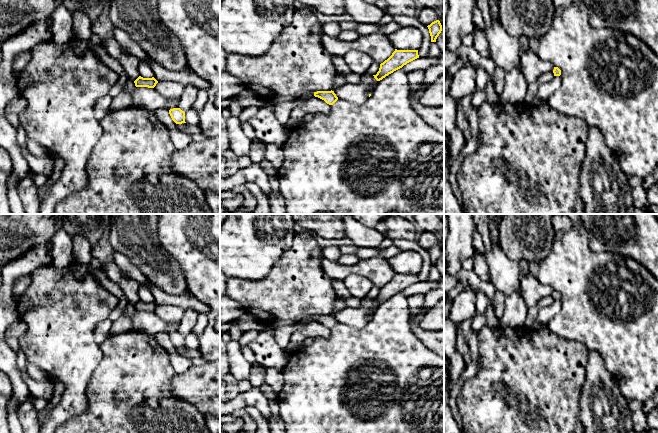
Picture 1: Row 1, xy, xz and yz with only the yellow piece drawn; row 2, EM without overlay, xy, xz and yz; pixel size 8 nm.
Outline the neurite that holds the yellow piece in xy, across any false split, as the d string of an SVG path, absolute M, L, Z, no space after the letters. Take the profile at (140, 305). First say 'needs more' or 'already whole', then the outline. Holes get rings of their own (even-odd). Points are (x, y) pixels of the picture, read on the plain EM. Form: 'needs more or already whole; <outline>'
already whole; M139 300L135 305L136 311L148 311L148 312L154 312L158 305L152 301L152 302L143 302Z

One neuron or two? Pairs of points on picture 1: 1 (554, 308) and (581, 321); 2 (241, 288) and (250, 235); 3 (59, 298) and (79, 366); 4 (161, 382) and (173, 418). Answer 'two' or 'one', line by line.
1: two
2: two
3: one
4: one

